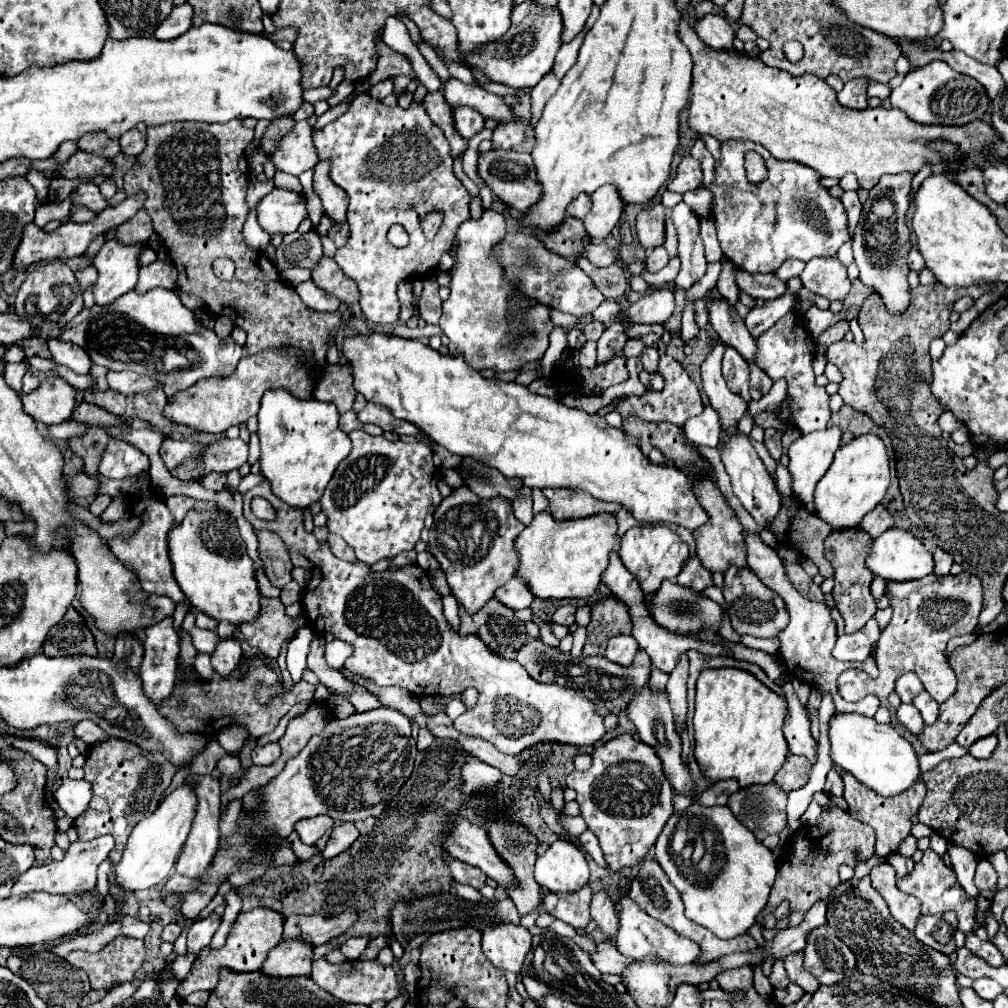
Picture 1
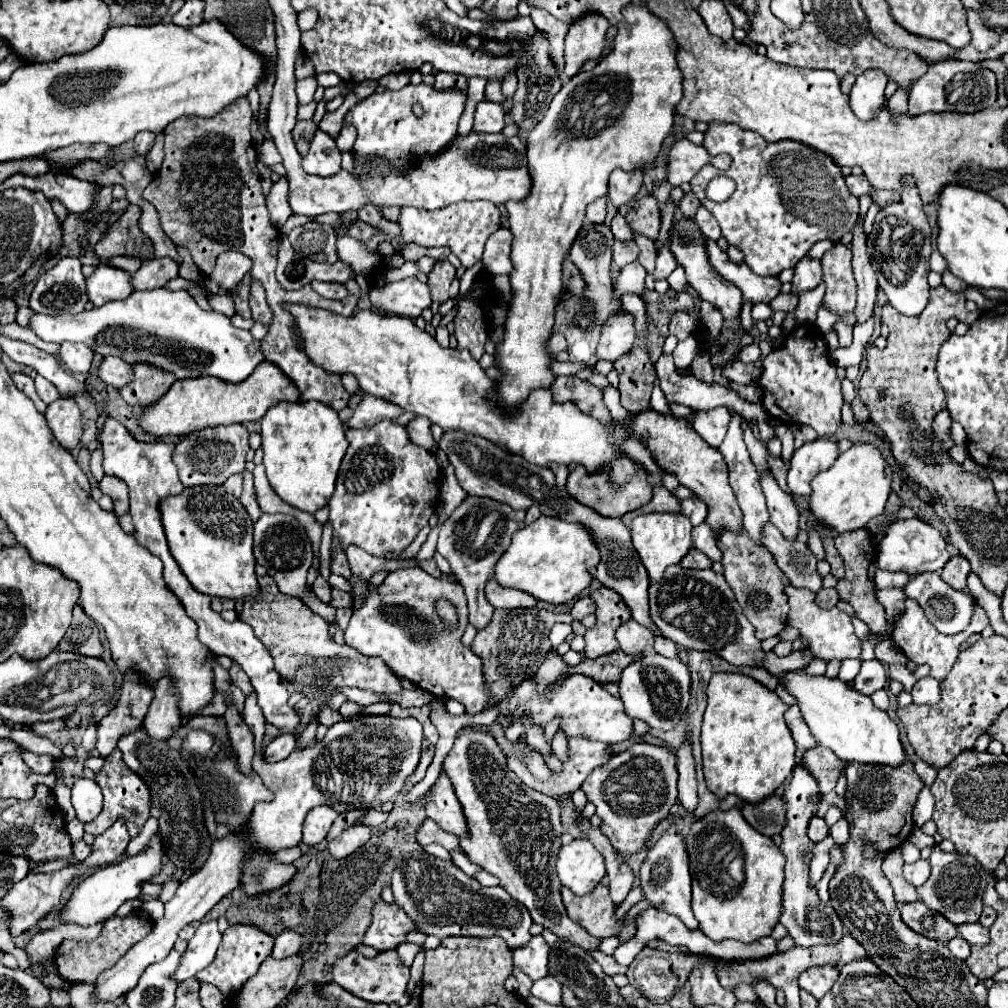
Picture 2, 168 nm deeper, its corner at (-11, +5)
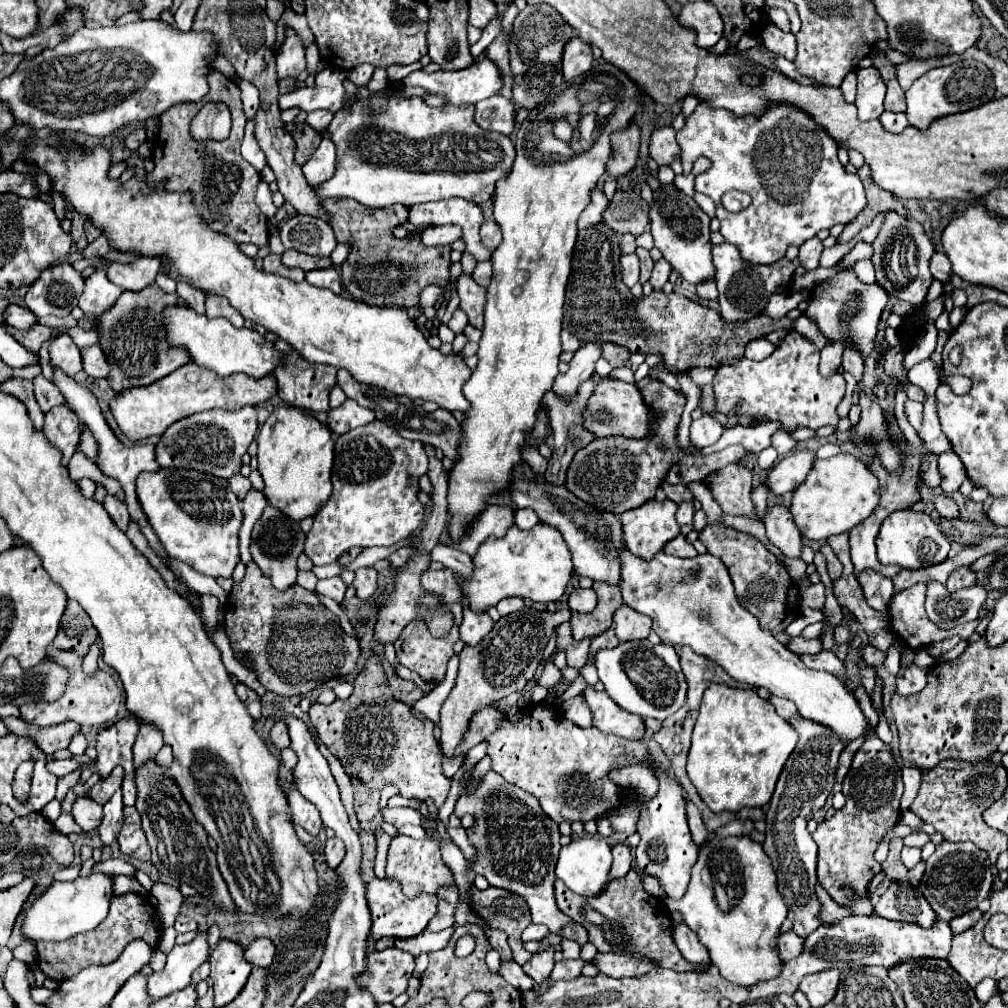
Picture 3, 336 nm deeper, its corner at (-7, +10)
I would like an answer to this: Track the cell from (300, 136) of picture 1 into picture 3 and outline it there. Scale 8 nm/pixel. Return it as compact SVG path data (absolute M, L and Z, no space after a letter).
M323 139L315 155L303 165L303 175L311 187L321 185L323 181L329 181L333 177L335 165L337 165L335 145L331 139Z

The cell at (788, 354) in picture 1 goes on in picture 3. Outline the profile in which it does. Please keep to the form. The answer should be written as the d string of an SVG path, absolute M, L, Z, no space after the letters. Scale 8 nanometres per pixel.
M789 331L777 345L771 357L763 361L741 359L735 365L721 365L713 377L715 405L719 413L735 411L739 425L749 427L757 421L779 421L781 429L793 433L799 427L819 429L823 425L837 425L837 405L845 397L845 379L835 373L825 379L819 375L819 349L801 337L797 331Z

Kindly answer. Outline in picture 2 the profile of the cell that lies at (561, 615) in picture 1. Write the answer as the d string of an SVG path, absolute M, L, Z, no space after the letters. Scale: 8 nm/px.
M589 596L579 598L579 600L573 604L573 608L571 608L571 616L573 616L575 620L583 620L587 614L593 614L593 612L595 612L595 602L593 602Z

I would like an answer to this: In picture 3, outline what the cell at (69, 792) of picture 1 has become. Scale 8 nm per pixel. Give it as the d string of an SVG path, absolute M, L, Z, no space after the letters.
M79 797L73 805L73 819L83 831L97 831L99 821L103 819L103 807L93 799Z

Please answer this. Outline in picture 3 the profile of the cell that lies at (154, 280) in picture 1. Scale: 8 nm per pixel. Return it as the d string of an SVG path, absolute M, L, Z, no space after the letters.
M139 257L133 263L109 263L105 269L107 277L125 291L141 291L143 287L151 285L161 269L161 259L157 257Z

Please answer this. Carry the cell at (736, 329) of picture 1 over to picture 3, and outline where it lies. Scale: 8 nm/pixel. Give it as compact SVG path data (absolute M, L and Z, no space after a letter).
M661 185L653 191L653 205L649 207L651 235L655 247L661 251L663 259L671 263L679 275L689 283L701 283L715 277L715 267L711 263L711 241L709 241L709 217L699 209L693 197L681 193L675 185Z

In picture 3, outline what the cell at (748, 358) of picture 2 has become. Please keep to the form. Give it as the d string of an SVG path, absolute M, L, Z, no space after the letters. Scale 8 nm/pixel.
M761 337L761 339L751 341L751 343L747 345L745 357L747 357L747 359L753 359L753 361L763 361L763 359L767 359L773 351L775 351L775 345L769 343L765 337Z

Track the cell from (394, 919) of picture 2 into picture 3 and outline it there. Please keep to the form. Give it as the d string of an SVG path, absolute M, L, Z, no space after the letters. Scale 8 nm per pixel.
M373 879L367 883L367 901L373 917L371 937L377 941L381 937L393 937L393 939L409 939L417 937L421 931L425 931L427 923L437 915L437 897L427 897L427 893L419 893L419 897L407 897L401 893L399 881L391 879Z

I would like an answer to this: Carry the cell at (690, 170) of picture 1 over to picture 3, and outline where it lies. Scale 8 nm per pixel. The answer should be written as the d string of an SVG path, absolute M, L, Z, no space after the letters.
M659 127L653 131L649 155L657 161L657 165L669 165L673 159L679 159L679 145L673 127Z

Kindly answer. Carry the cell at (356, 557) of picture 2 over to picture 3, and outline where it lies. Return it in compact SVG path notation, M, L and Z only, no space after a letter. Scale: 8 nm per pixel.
M363 567L355 571L353 587L357 591L357 597L363 601L369 601L377 591L377 571L371 567Z

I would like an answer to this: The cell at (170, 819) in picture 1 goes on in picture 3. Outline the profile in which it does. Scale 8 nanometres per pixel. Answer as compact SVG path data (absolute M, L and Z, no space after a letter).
M91 873L89 877L77 877L75 881L53 881L51 887L39 895L31 909L25 913L21 933L25 939L37 941L65 941L75 937L77 933L85 933L95 929L109 911L109 899L113 895L111 877L105 873Z

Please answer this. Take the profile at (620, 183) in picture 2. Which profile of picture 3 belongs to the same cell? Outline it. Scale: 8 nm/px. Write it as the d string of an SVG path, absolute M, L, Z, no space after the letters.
M633 119L627 129L611 133L611 147L613 153L607 161L607 173L609 175L625 175L635 167L637 151L639 151L639 125Z

